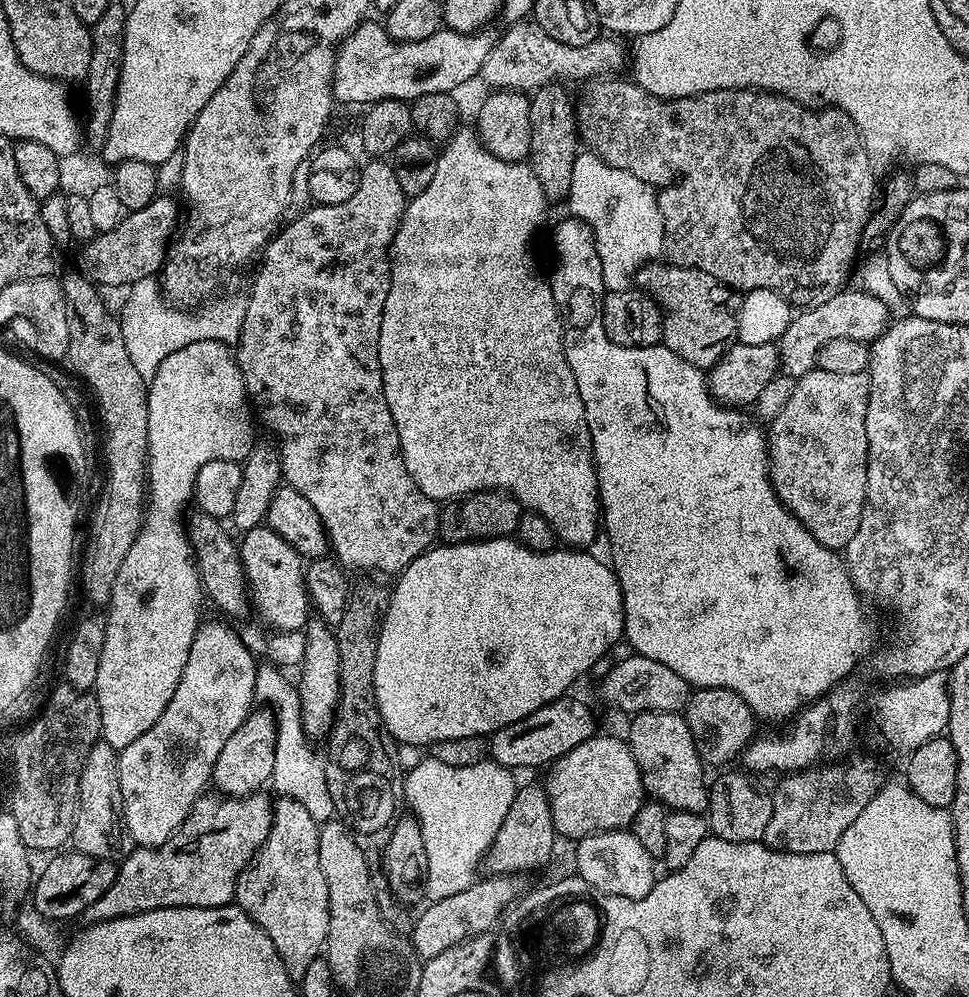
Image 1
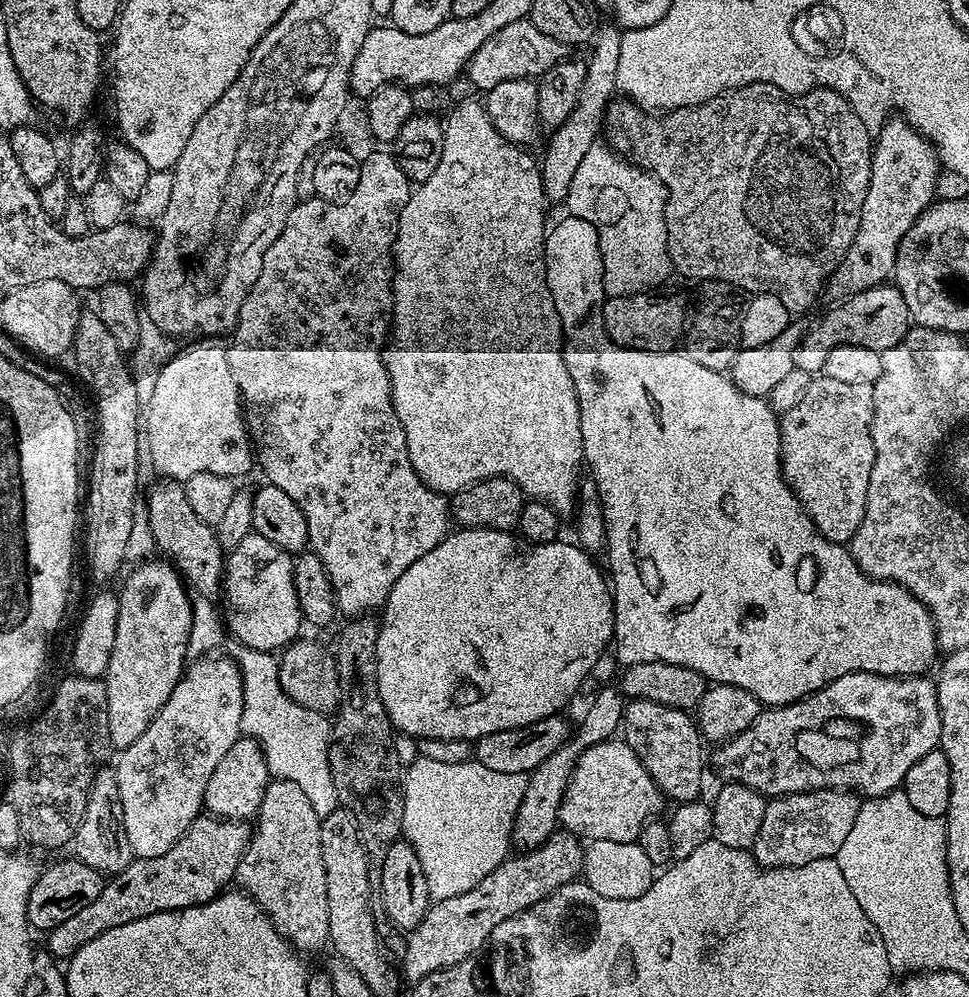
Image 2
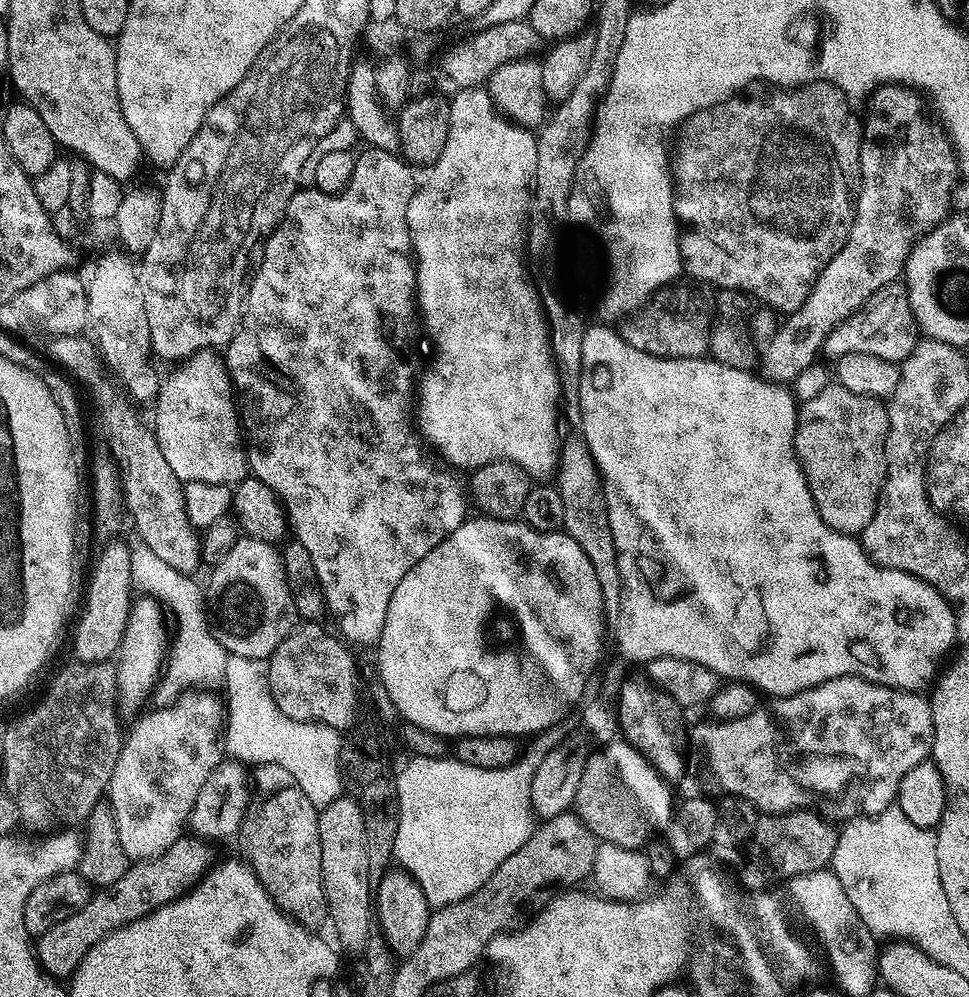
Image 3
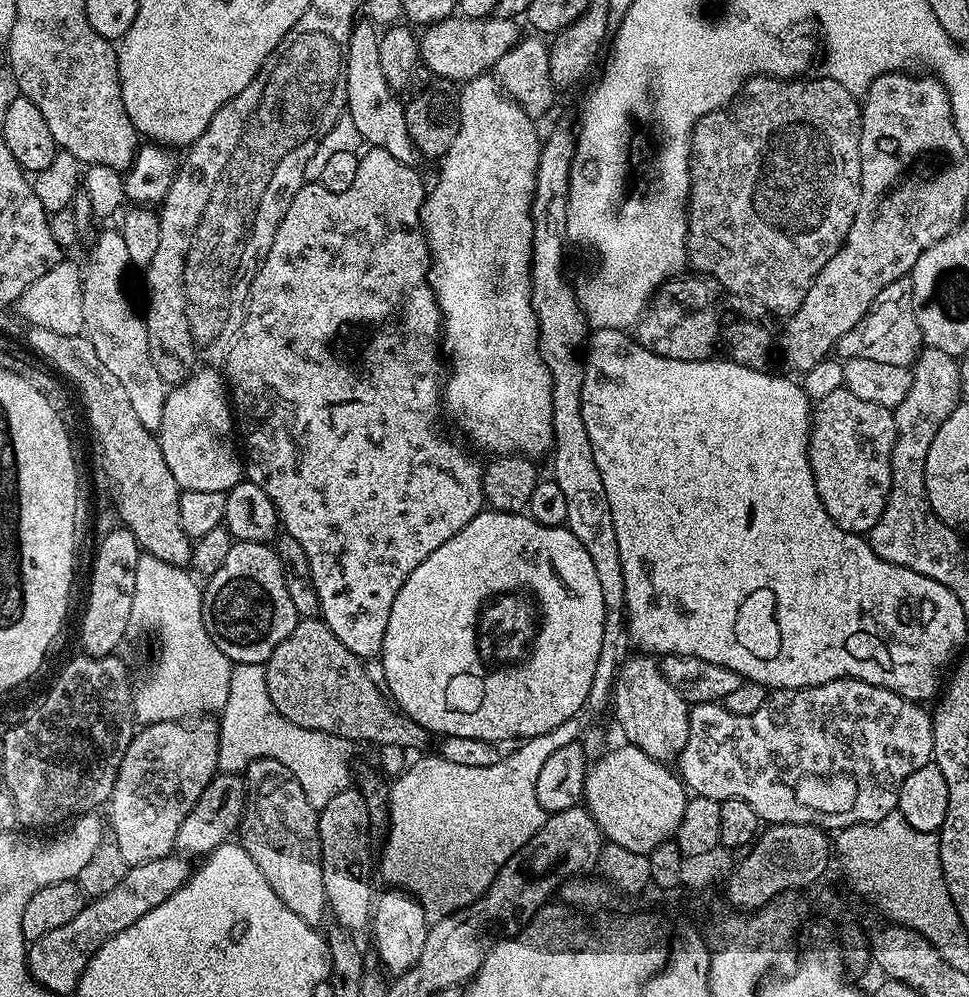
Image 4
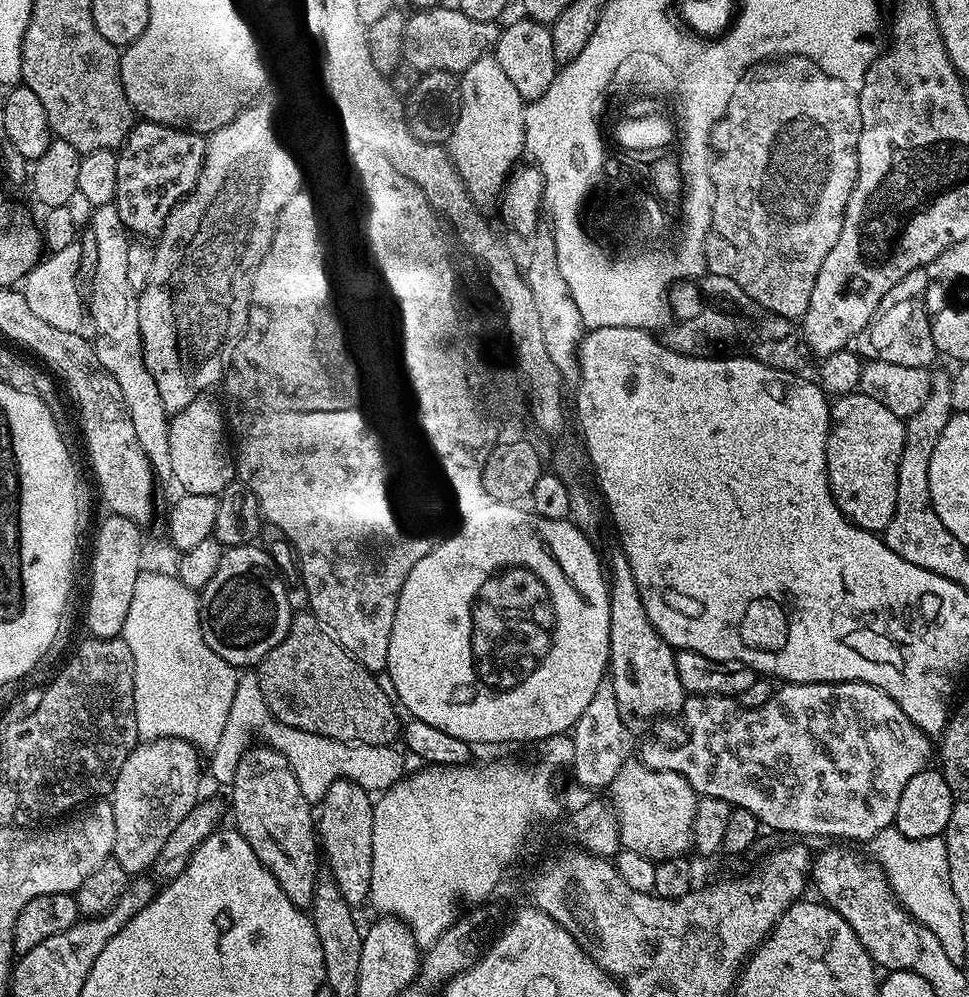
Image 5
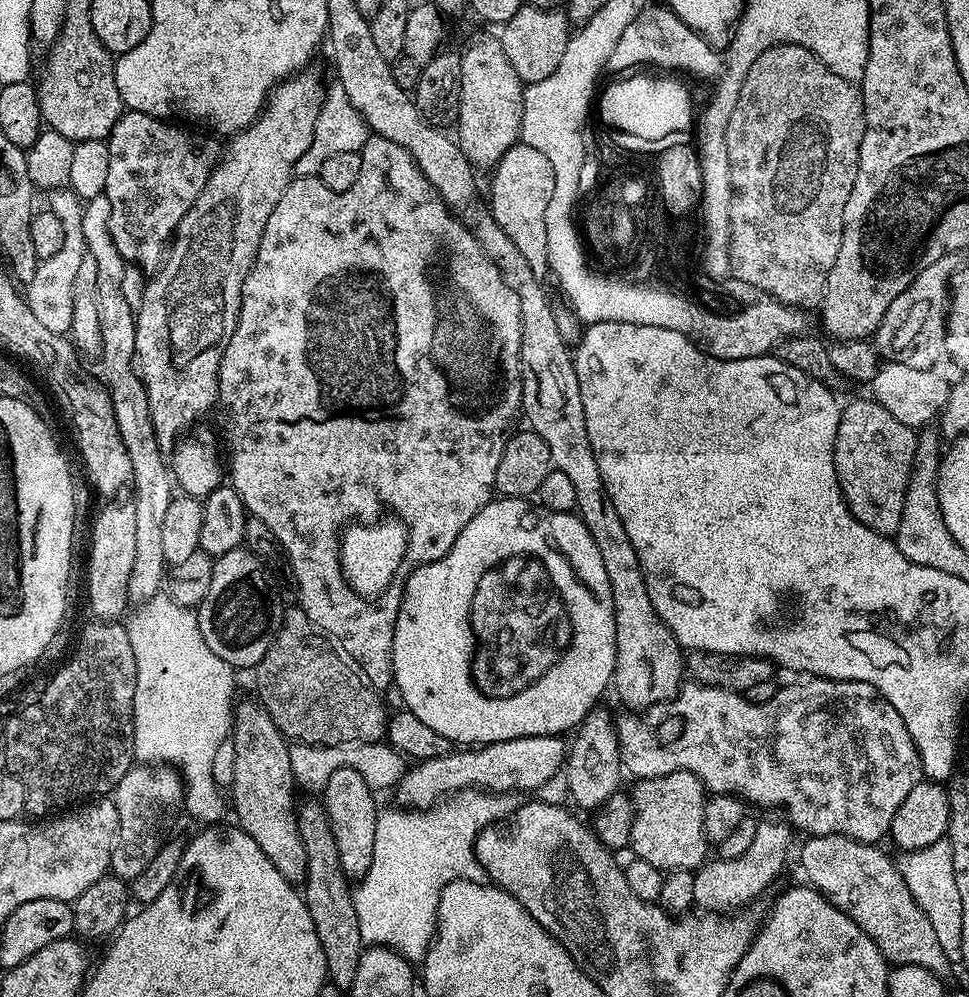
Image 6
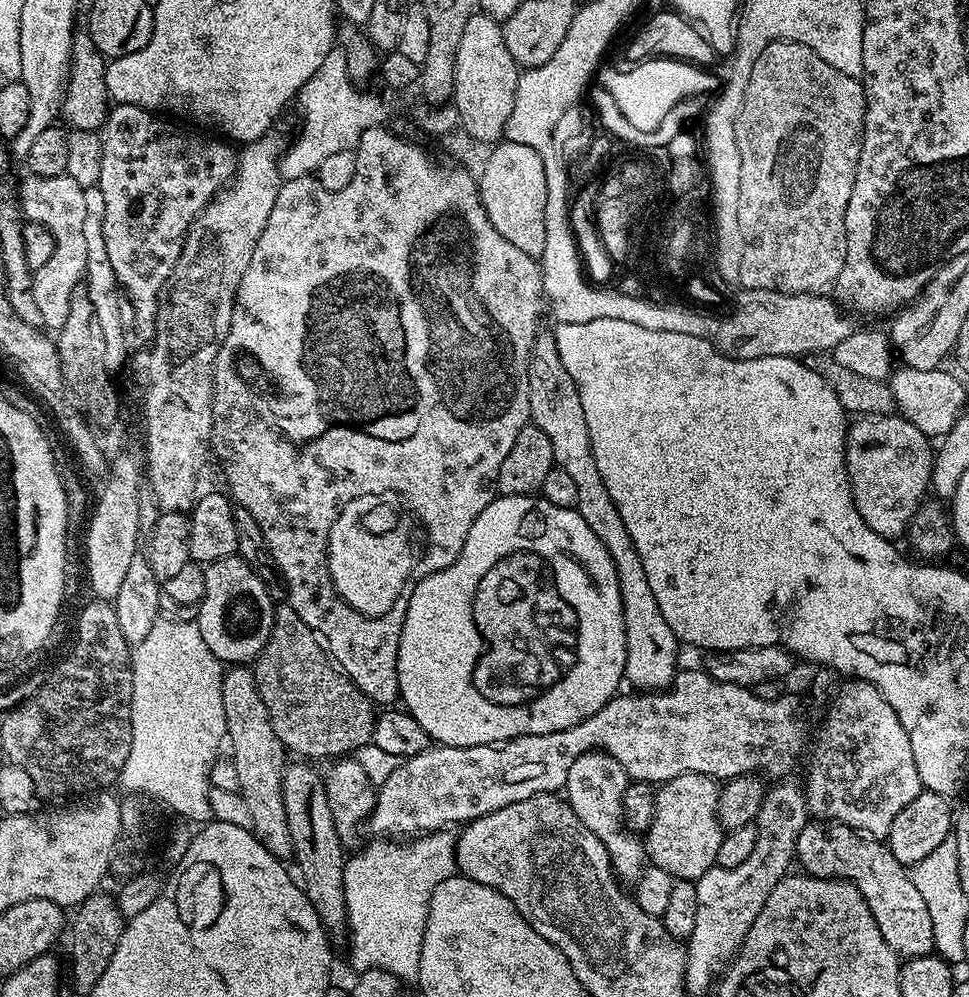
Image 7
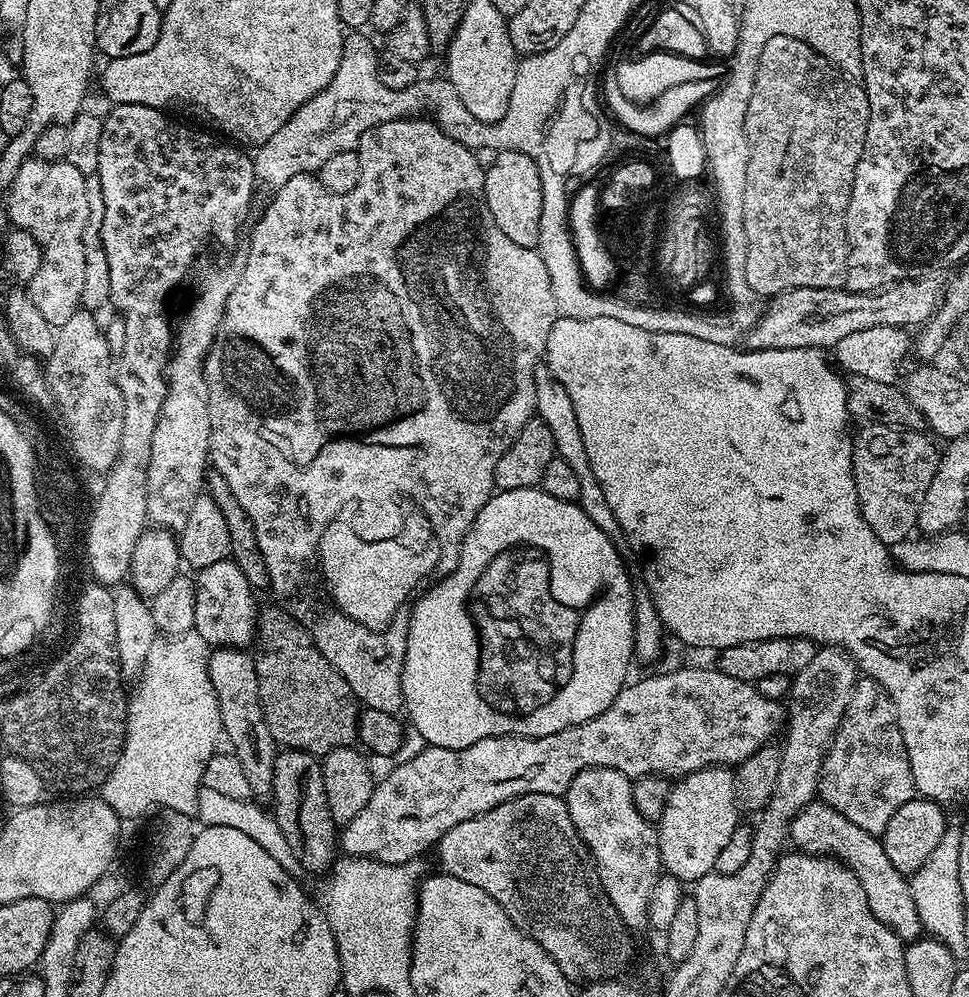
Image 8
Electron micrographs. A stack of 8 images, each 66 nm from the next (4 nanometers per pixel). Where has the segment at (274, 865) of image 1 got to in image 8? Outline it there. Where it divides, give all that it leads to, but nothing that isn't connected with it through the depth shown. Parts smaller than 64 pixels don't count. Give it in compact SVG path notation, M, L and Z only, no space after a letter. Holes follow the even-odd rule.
M213 647L208 666L210 682L213 683L214 692L217 694L218 710L221 711L223 735L232 743L230 752L242 764L251 795L256 798L267 797L274 782L274 762L278 745L270 734L270 726L266 726L266 718L262 714L253 653L243 648Z

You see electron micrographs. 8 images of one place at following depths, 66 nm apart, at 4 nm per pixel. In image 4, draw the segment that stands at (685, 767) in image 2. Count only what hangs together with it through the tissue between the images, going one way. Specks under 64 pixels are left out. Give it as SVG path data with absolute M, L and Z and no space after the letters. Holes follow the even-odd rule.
M652 654L629 655L615 676L611 703L616 704L616 720L624 731L623 739L641 748L652 760L672 762L686 746L690 705L666 682L657 657Z

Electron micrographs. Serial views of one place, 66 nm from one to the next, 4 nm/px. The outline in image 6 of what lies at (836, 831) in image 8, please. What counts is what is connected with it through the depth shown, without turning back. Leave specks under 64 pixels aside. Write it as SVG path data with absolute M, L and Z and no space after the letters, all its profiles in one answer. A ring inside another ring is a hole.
M809 835L805 840L800 848L800 868L808 879L805 881L862 926L889 965L922 966L938 977L947 977L949 958L938 942L938 934L934 934L930 918L914 902L895 859L891 860L880 846L863 844L849 836Z

